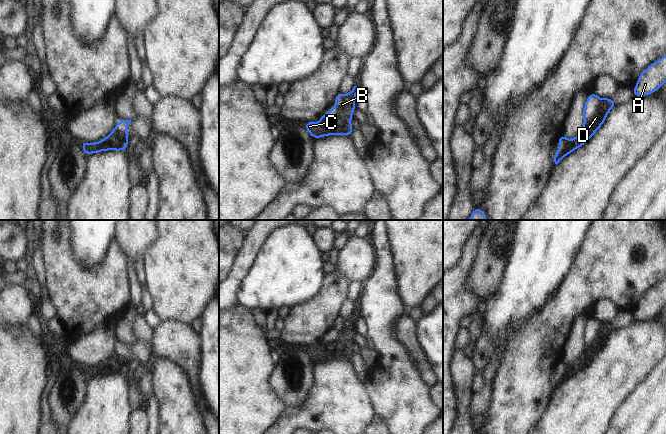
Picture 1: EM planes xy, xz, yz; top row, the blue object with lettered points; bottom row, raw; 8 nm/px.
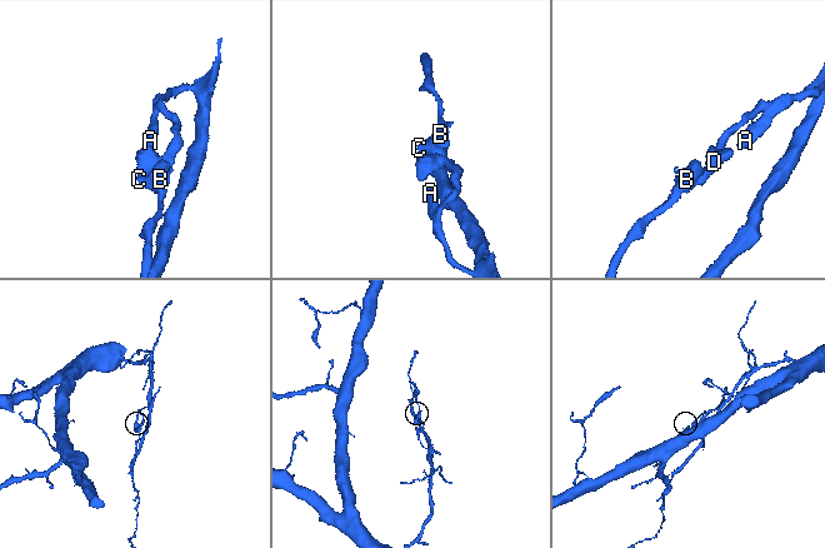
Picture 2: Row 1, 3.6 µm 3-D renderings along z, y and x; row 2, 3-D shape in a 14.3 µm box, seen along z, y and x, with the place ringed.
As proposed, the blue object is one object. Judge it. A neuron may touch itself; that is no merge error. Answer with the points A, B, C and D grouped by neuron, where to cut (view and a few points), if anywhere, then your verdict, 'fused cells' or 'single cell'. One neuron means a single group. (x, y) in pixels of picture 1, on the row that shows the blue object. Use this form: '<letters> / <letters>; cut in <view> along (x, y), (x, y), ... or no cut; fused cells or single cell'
A C D / B; cut in xz along (320, 122), (324, 127), (343, 133); fused cells

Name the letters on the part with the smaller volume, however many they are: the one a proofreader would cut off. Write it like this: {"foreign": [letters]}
{"foreign": ["B"]}

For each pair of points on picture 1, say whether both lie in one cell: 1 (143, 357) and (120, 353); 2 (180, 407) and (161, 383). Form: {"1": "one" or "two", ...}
{"1": "one", "2": "one"}

